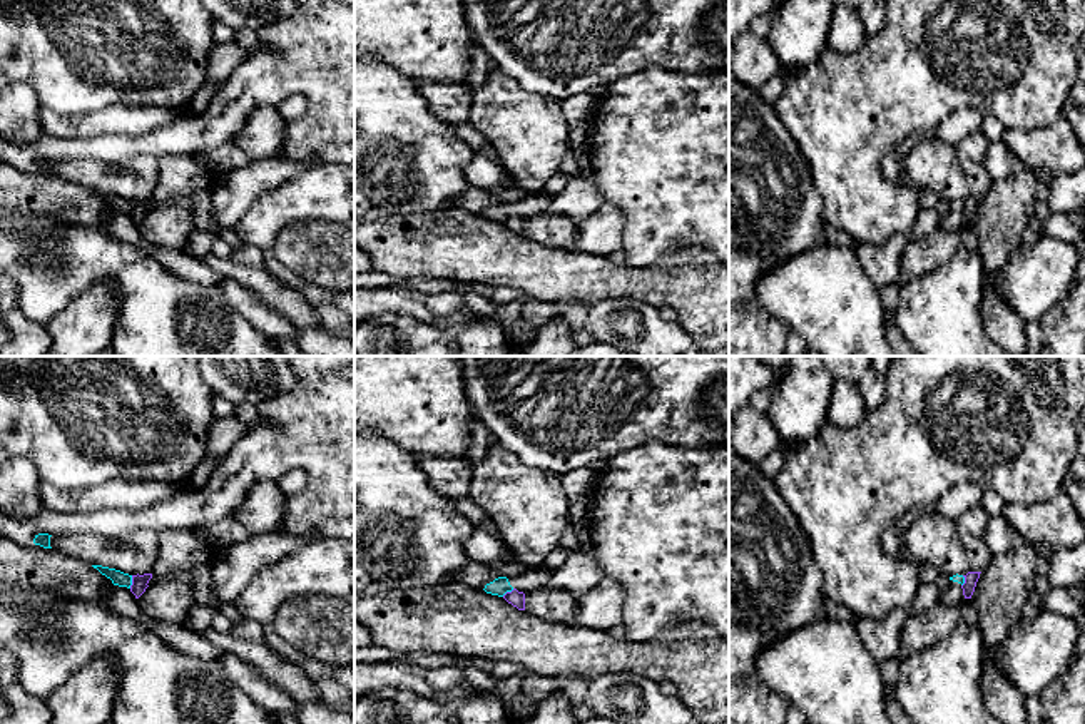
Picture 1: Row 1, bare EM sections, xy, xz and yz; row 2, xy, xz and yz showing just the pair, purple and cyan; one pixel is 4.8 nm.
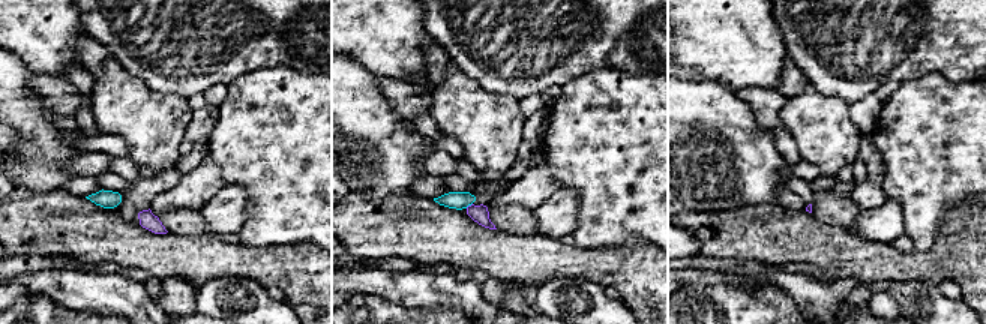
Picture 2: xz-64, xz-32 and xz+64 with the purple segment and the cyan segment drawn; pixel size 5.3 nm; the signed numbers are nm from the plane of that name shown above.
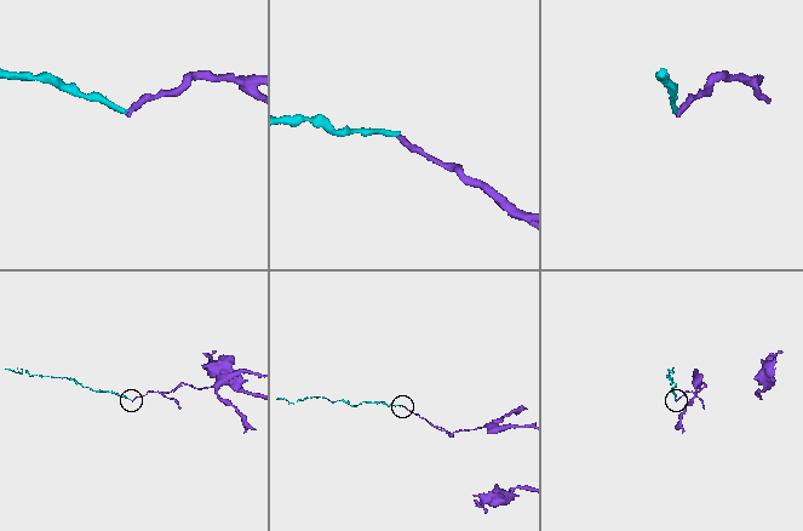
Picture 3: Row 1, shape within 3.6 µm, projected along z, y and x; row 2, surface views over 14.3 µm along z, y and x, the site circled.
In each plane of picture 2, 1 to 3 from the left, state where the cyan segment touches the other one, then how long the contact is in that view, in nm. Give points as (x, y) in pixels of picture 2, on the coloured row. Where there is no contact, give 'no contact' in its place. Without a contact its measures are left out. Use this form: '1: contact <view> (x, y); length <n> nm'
1: no contact
2: contact xz-32 (468, 206); length 50 nm
3: no contact

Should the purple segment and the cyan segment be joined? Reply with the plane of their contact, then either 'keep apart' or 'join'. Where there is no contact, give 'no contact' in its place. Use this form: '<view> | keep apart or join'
xy | keep apart

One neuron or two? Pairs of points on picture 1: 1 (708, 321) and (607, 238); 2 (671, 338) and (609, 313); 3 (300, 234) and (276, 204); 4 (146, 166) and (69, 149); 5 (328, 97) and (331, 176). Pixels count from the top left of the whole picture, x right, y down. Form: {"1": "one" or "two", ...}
{"1": "two", "2": "one", "3": "two", "4": "two", "5": "two"}

